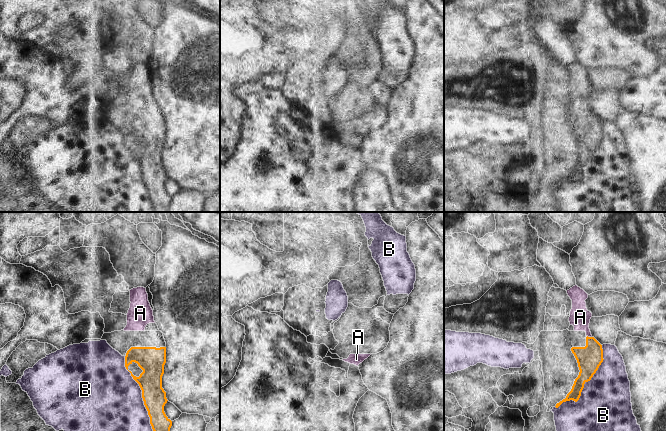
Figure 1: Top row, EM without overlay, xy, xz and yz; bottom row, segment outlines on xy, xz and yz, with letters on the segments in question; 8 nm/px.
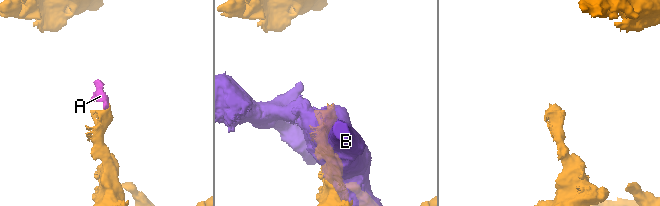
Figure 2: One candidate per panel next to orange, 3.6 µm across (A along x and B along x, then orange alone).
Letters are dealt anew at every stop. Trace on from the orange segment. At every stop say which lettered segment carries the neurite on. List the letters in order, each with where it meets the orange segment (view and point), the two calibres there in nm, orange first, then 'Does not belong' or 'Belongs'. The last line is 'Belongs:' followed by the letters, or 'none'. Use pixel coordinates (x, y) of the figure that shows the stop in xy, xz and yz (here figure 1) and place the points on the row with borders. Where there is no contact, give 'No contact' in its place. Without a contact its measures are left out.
A: Touches orange at yz (589, 337). Thickness 200 nm (orange) against 160 nm. Belongs
B: Touches orange at yz (584, 383). Thickness 200 nm (orange) against 420 nm. Does not belong
Belongs: A

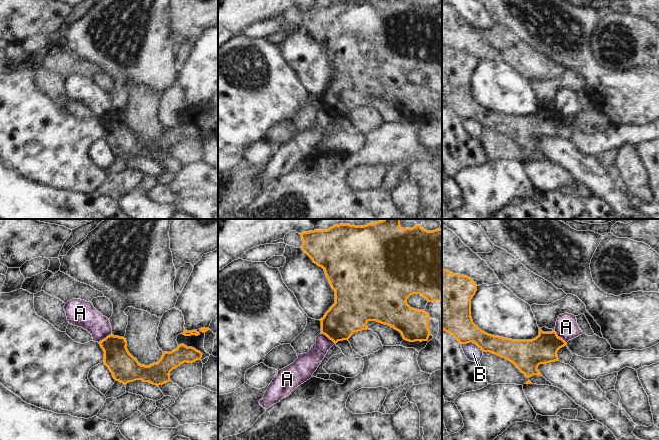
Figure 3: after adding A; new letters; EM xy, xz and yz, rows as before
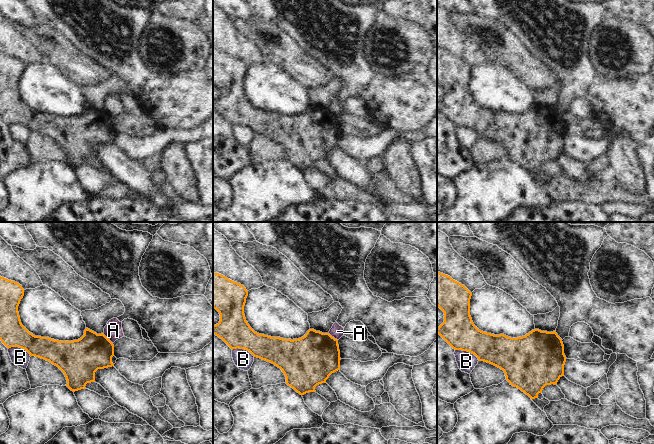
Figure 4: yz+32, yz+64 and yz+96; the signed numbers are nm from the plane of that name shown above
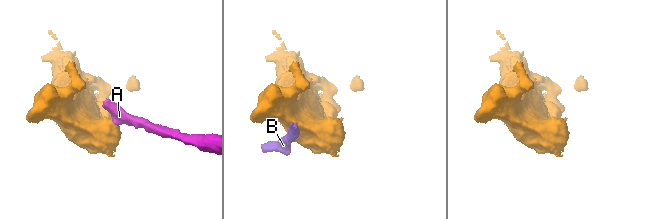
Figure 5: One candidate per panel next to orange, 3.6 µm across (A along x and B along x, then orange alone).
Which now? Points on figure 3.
A: Touches orange at yz (559, 337). Thickness 220 nm (orange) against 180 nm. Does not belong
B: Touches orange at yz (472, 342). Thickness 260 nm (orange) against 130 nm. Does not belong
Belongs: none

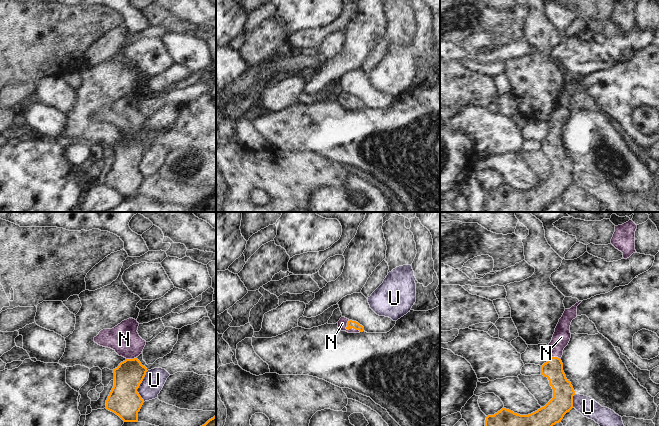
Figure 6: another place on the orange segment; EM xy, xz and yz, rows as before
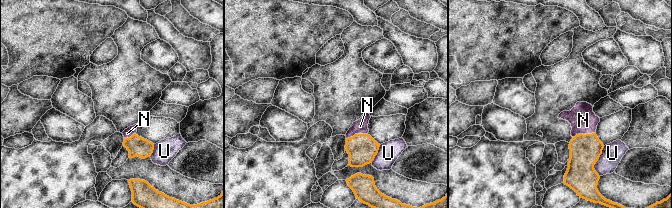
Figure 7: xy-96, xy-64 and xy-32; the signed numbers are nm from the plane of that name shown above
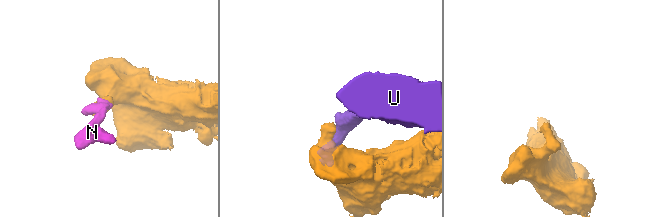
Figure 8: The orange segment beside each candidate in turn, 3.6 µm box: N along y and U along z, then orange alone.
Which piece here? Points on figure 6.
N: Touches orange at xz (350, 328). Thickness 70 nm (orange) against 80 nm. Belongs
U: Touches orange at xy (139, 385). Thickness 260 nm (orange) against 170 nm. Does not belong
Belongs: N

